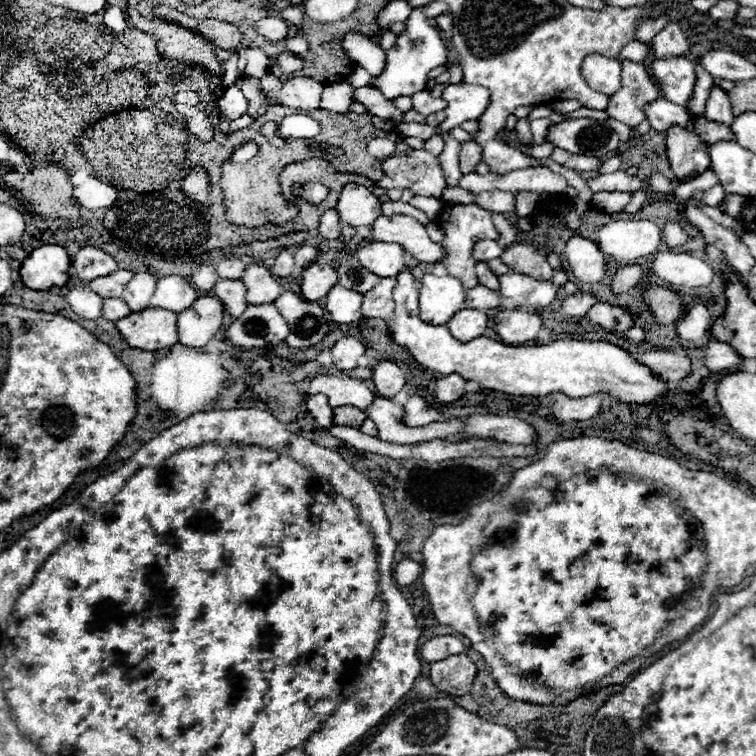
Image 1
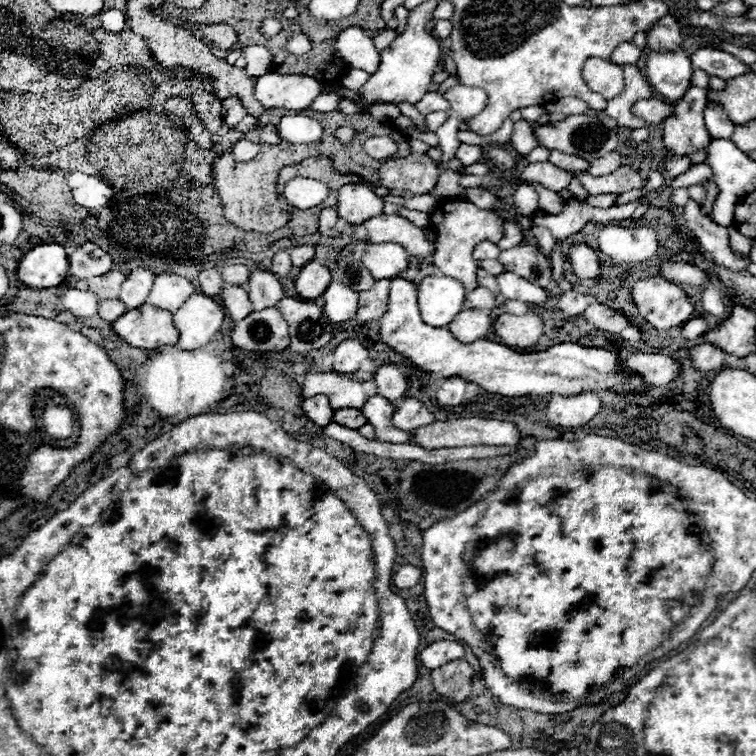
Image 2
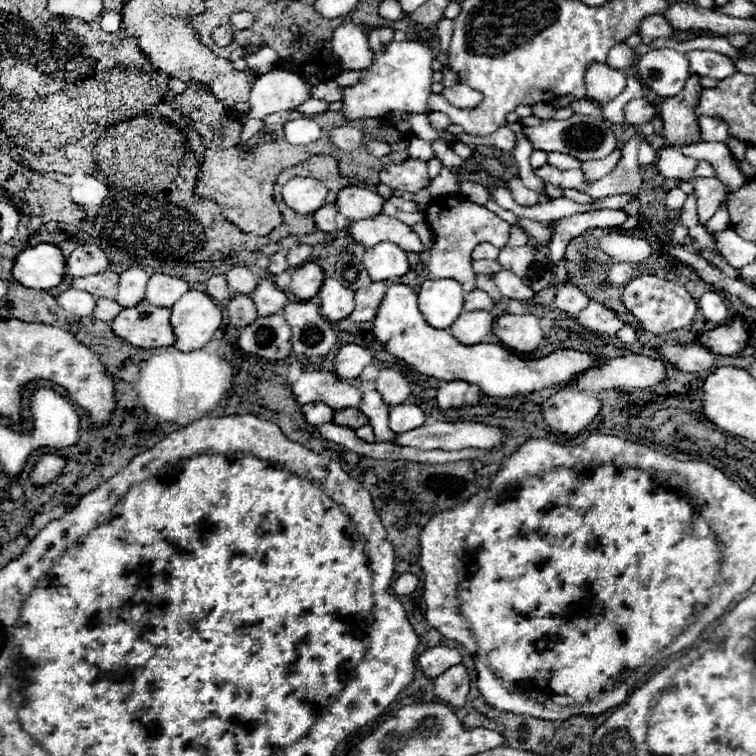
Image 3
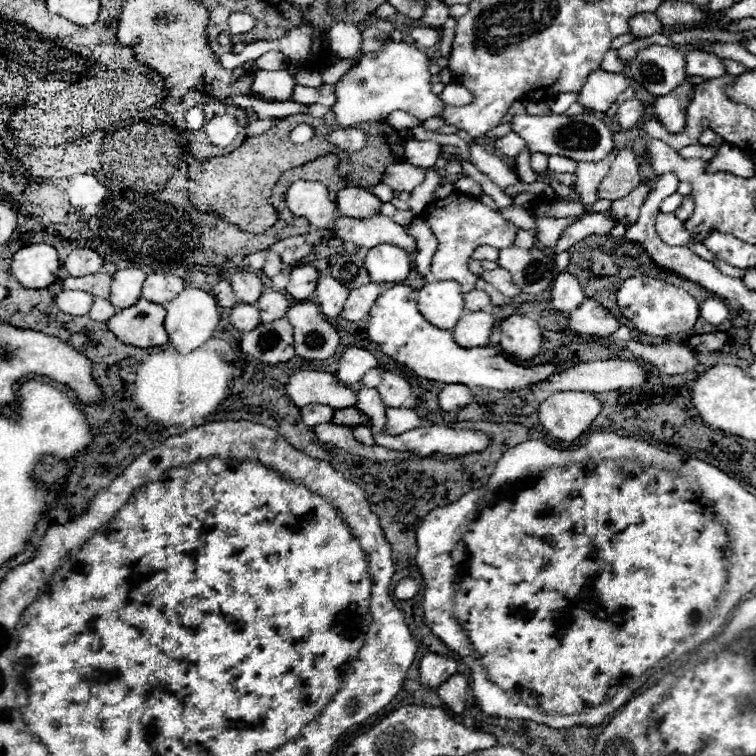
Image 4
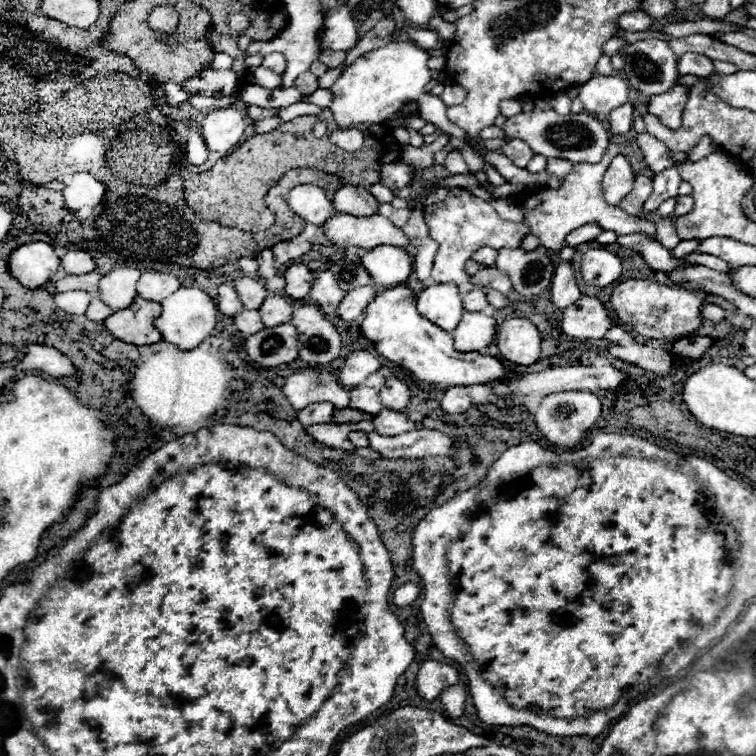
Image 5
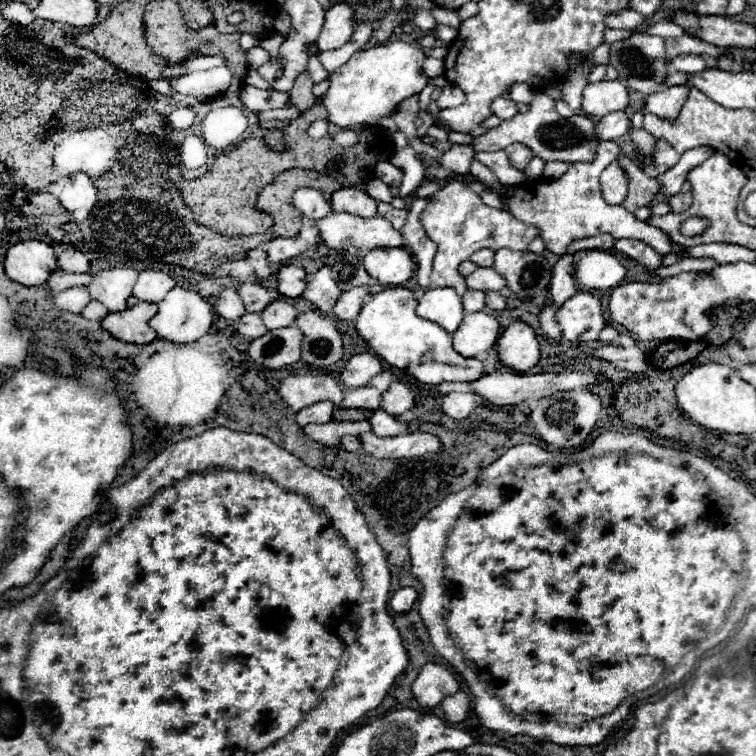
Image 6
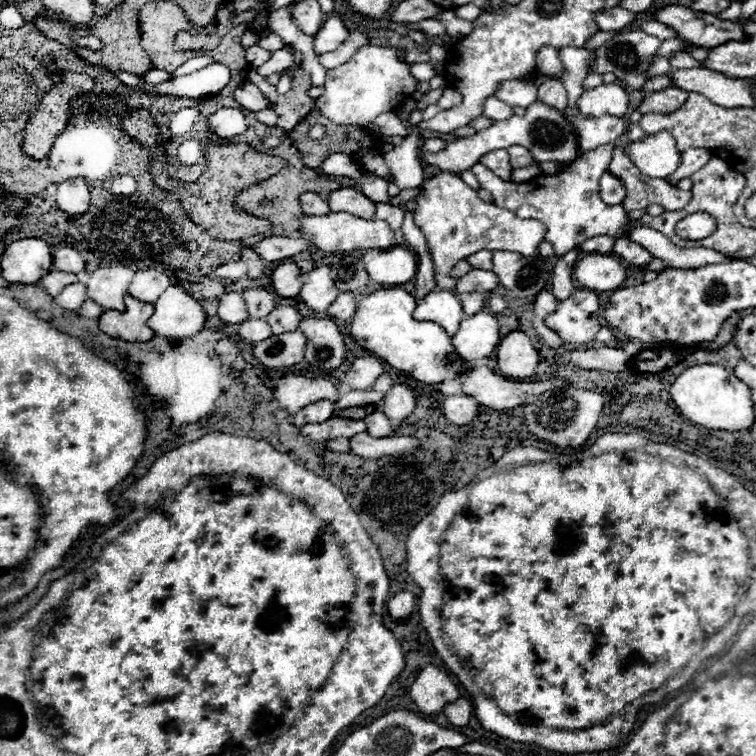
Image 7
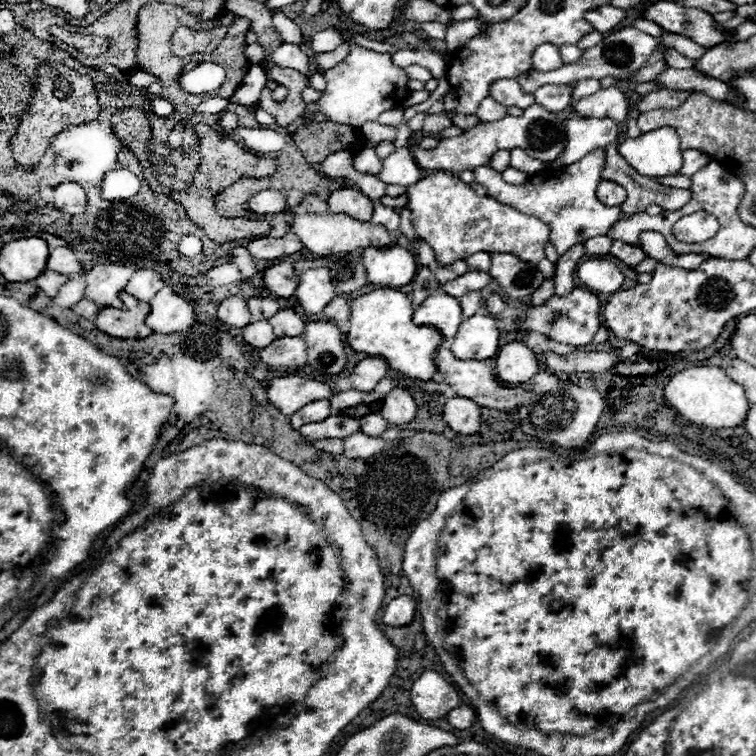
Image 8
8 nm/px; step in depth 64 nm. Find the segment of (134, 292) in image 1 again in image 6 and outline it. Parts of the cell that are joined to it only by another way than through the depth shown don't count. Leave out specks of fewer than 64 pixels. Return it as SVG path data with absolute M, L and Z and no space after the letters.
M128 268L100 270L98 274L94 274L94 280L90 282L88 290L94 300L102 302L110 312L114 312L118 308L126 308L126 300L132 296L134 280L138 280L136 270Z

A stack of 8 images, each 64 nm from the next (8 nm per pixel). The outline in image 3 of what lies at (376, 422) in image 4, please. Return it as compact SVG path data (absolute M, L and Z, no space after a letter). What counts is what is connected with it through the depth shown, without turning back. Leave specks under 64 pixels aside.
M376 390L364 392L362 402L360 402L358 408L362 408L362 412L366 412L378 442L394 442L396 440L398 434L390 432L390 426L388 426L388 410L390 410L390 406L384 404L382 396Z

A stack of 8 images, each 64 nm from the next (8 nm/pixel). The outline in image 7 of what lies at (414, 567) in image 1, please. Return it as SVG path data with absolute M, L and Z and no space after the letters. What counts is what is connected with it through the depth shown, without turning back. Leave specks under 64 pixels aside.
M402 590L388 600L388 612L394 620L408 618L410 612L414 610L414 606L416 606L416 594L408 592L408 590Z

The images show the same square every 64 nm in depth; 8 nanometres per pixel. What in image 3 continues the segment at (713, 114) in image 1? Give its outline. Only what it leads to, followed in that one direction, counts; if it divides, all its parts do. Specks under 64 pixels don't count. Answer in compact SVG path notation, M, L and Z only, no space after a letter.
M702 116L700 130L702 130L702 140L722 140L724 142L730 138L728 124L714 116Z

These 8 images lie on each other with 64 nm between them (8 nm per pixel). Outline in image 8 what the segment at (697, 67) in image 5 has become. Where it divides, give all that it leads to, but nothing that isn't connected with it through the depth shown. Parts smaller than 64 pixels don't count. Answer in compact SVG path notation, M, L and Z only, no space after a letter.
M668 48L668 52L666 52L666 64L668 64L670 68L684 70L684 68L694 68L694 66L696 66L696 60L690 60L690 58L682 56L682 54L676 52L674 48Z

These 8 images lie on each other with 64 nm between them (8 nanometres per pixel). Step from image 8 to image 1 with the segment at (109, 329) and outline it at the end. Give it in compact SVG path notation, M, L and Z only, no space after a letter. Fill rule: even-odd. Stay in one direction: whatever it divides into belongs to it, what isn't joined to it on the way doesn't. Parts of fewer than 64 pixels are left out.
M146 308L142 312L132 312L126 318L120 318L116 322L116 328L132 348L152 352L152 350L174 346L178 342L176 322L178 322L176 312L170 314L170 310ZM154 310L168 312L168 314L160 314Z

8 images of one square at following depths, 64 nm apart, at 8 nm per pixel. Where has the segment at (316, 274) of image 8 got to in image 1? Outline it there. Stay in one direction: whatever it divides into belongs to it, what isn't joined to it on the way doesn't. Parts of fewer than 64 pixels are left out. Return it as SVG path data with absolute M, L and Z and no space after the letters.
M334 286L326 296L326 310L338 324L352 324L364 320L360 308L362 308L362 294L350 292L342 286Z

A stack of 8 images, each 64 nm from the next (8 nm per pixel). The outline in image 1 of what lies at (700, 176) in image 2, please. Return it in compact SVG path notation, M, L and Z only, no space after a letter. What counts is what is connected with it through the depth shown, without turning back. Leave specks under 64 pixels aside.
M653 173L648 181L646 191L656 191L662 193L670 193L674 188L674 184L672 184L667 178L662 176L660 173Z

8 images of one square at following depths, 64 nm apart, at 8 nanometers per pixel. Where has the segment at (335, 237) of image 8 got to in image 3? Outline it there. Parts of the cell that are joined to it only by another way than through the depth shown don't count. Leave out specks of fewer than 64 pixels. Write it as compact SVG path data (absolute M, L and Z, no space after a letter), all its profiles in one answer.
M386 214L350 222L350 234L354 236L356 242L362 242L364 246L374 246L378 242L394 242L406 252L418 252L418 254L424 252L424 244L420 242L412 226Z

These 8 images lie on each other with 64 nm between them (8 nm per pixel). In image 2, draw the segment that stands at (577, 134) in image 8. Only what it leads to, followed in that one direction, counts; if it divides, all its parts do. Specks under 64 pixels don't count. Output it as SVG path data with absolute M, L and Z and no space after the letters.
M652 98L652 100L640 100L640 102L636 102L634 108L632 108L632 112L636 116L640 116L642 120L646 120L648 124L660 126L660 124L664 124L666 118L674 116L674 106L668 104L668 102L660 102L660 100Z

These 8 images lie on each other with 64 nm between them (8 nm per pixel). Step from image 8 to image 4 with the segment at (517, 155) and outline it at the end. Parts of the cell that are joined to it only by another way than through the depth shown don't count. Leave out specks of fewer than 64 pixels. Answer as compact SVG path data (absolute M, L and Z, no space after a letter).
M508 132L506 136L494 140L494 146L496 146L504 156L514 158L514 156L516 156L524 146L526 146L526 142L524 142L516 132Z

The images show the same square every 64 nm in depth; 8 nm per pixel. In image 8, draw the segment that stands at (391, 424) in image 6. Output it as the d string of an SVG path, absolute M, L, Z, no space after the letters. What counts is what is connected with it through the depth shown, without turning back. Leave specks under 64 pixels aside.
M368 414L368 416L362 416L360 418L360 430L364 432L364 434L370 434L370 436L382 436L386 430L388 430L388 420L386 418L382 418L380 414Z

